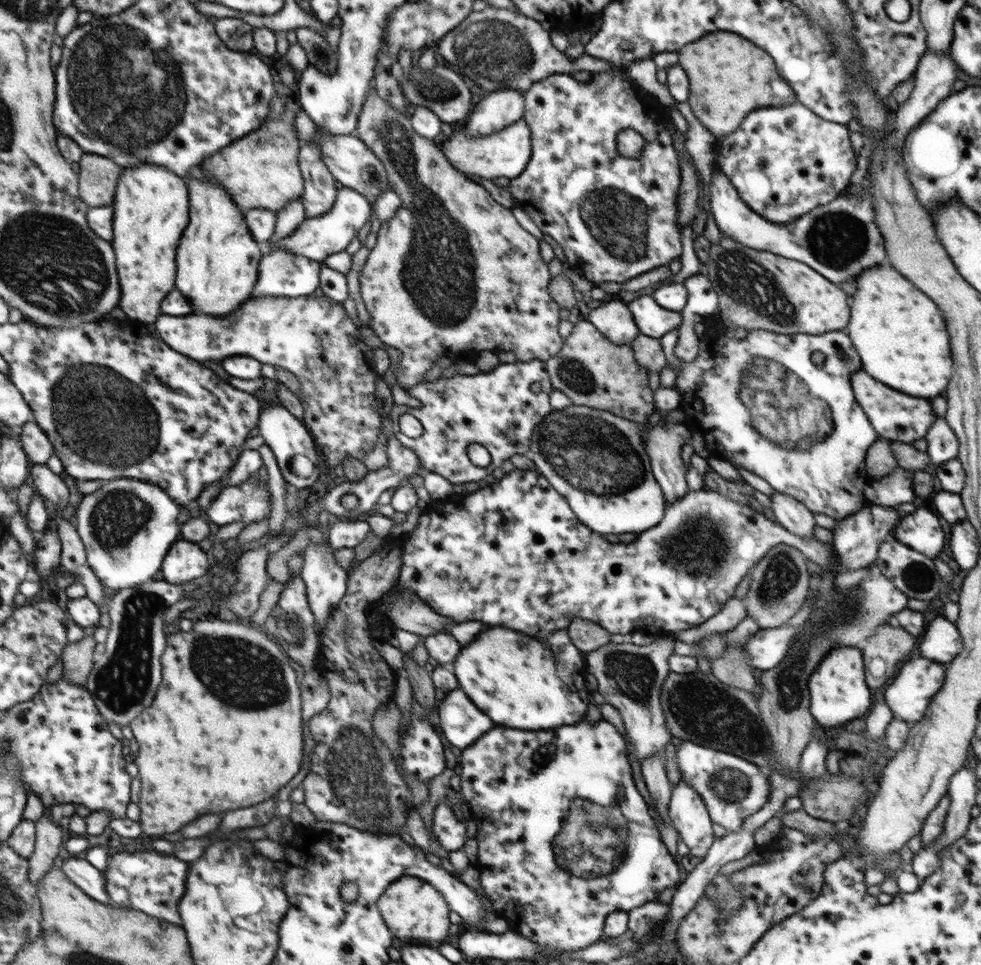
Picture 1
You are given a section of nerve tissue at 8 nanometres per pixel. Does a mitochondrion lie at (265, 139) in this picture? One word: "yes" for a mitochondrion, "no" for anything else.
yes

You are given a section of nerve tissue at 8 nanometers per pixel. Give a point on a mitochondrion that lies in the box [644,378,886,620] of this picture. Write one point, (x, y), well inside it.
(699, 543)

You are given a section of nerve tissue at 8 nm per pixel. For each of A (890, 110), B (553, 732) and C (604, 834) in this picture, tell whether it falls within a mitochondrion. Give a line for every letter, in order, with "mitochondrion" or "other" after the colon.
A: other
B: other
C: mitochondrion

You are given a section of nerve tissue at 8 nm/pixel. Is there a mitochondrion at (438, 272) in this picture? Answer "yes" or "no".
yes

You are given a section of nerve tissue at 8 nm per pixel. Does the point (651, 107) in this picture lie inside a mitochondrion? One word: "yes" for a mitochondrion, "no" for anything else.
no

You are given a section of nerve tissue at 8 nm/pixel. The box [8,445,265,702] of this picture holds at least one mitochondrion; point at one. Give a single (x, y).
(117, 517)

